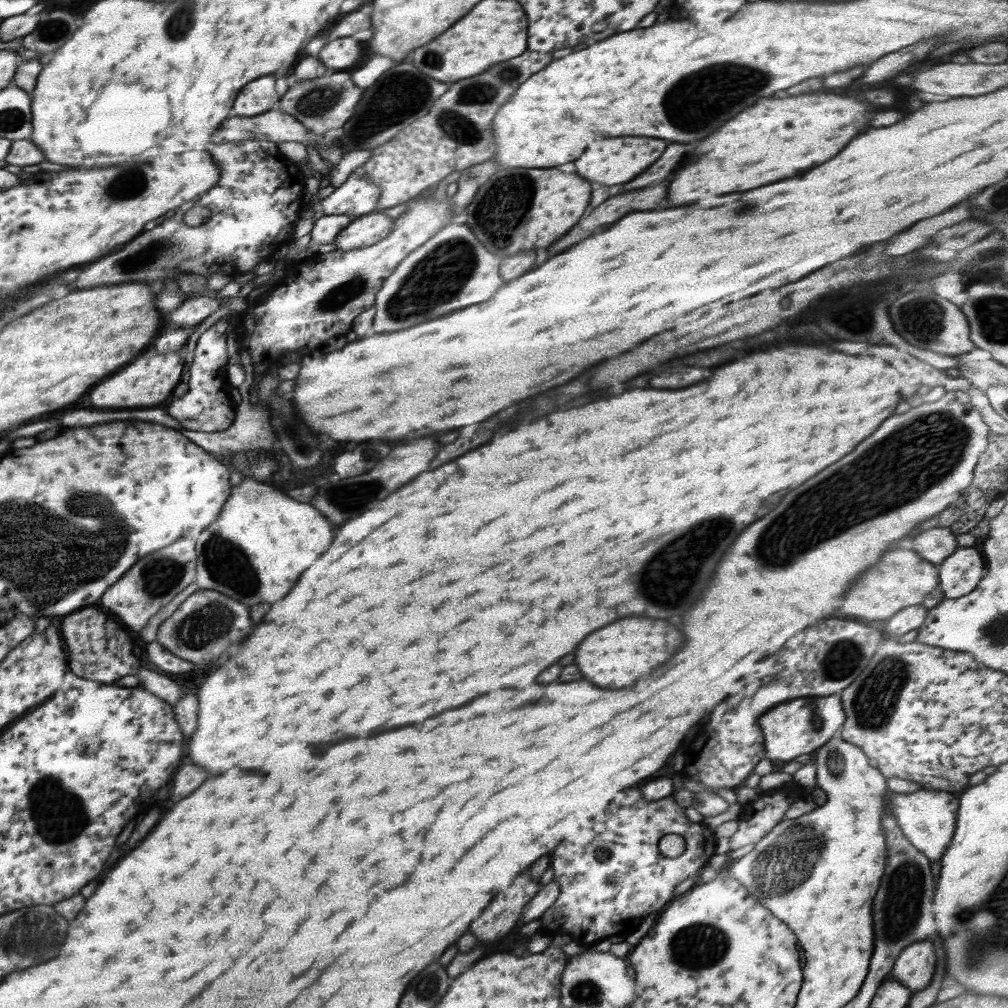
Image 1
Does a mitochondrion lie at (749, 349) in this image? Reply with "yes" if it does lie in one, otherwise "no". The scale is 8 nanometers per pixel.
no

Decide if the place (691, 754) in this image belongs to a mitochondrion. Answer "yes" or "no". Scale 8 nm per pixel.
no

